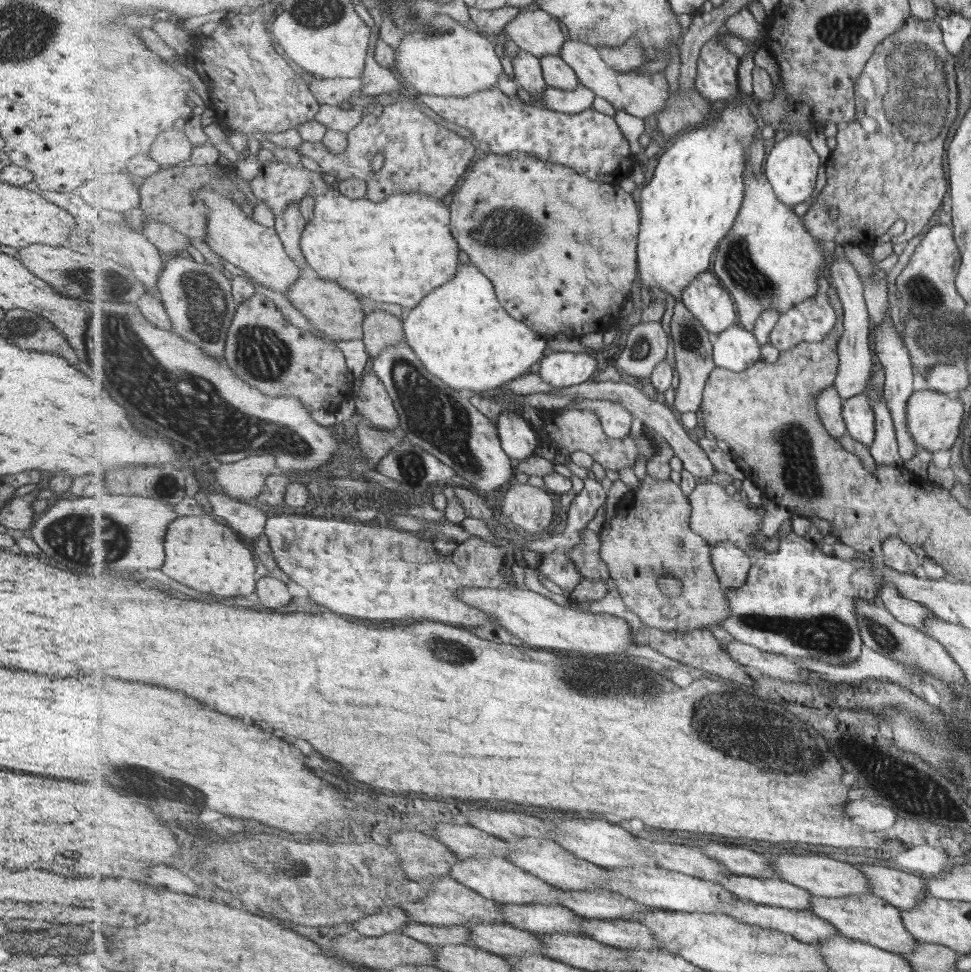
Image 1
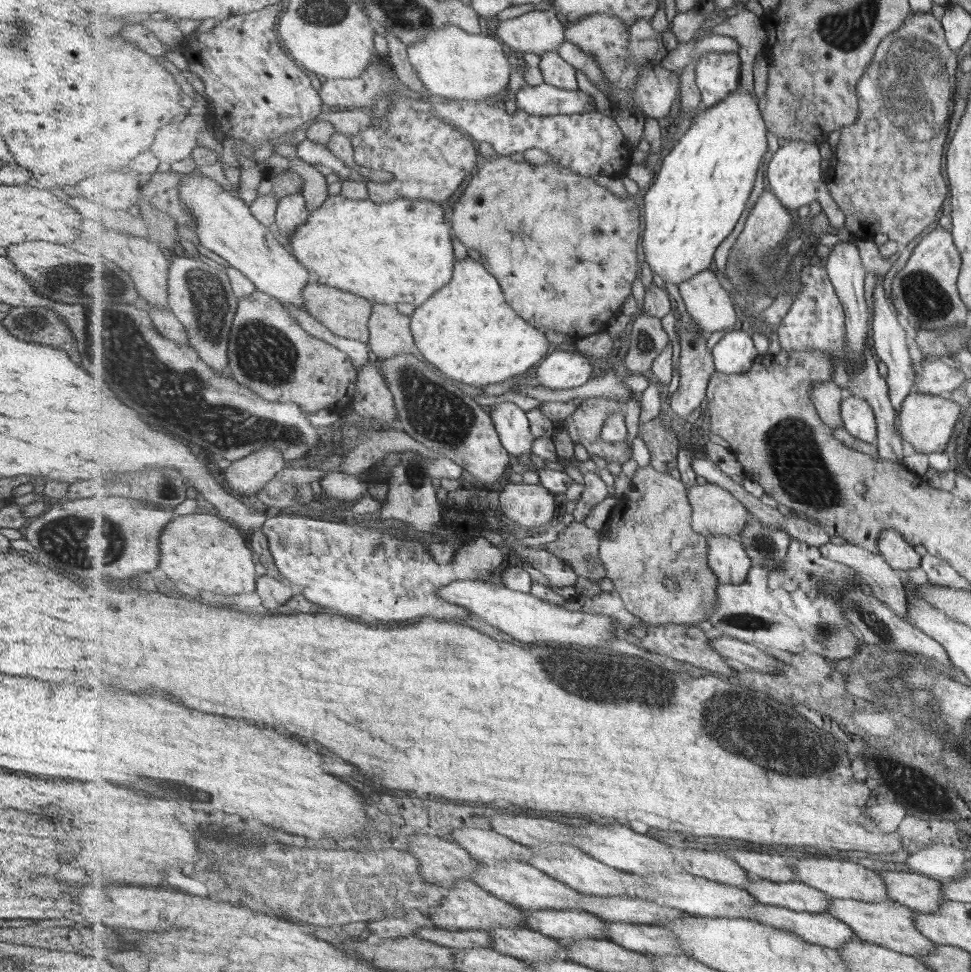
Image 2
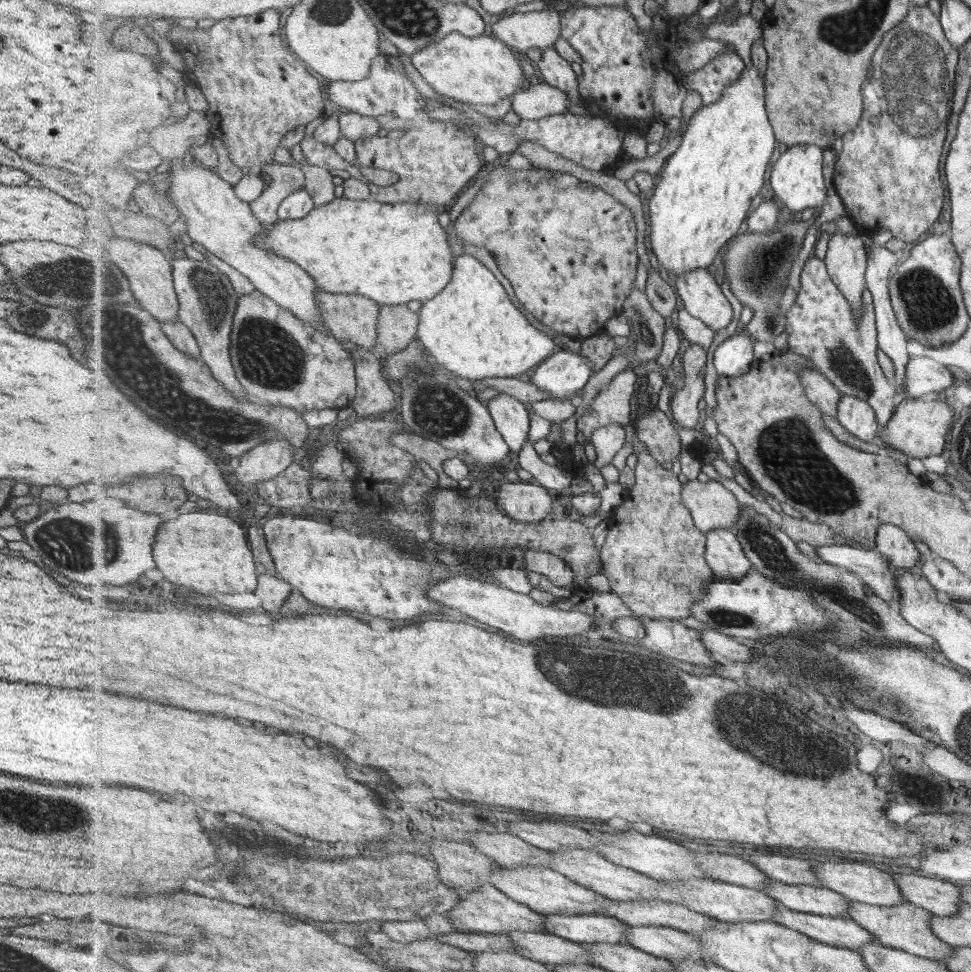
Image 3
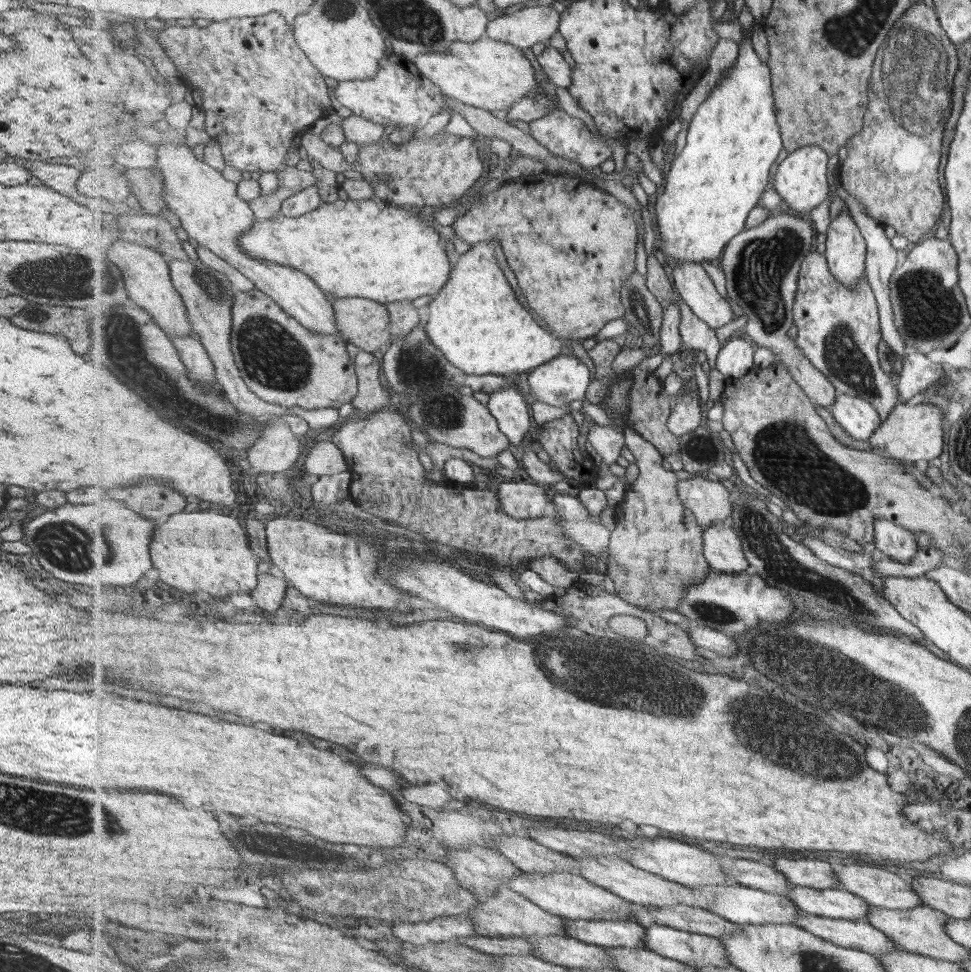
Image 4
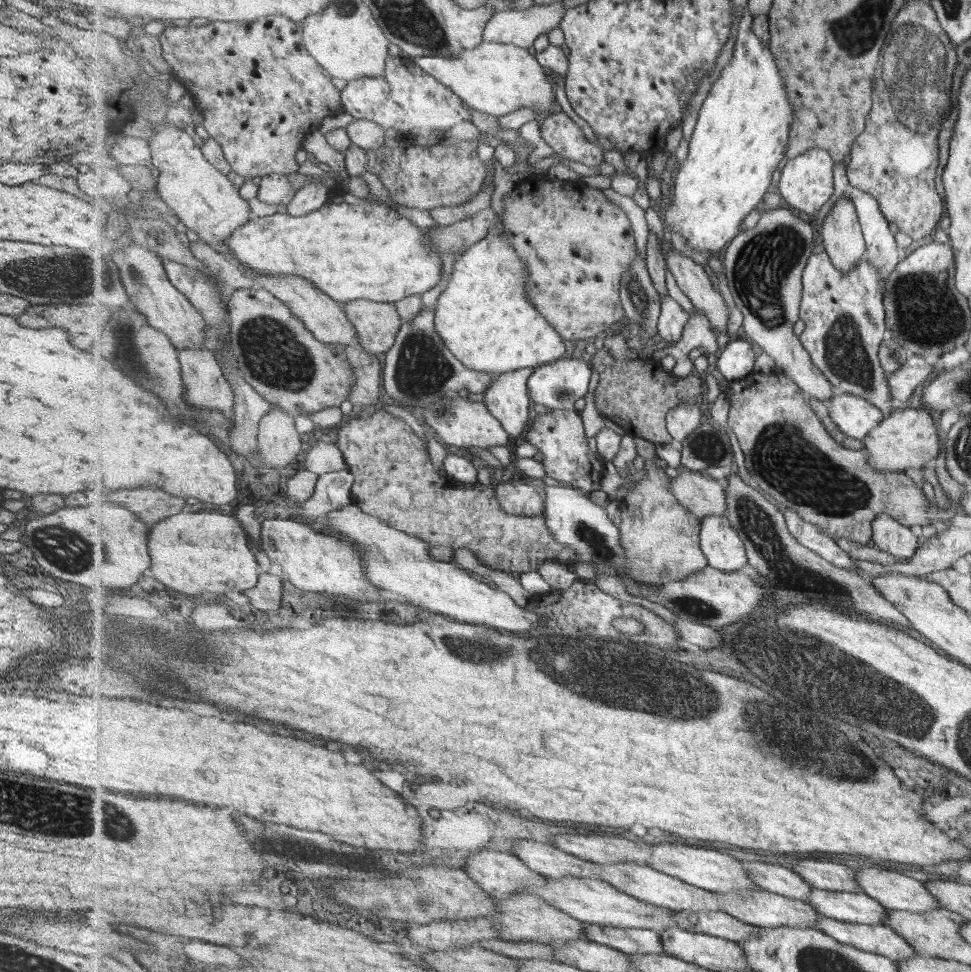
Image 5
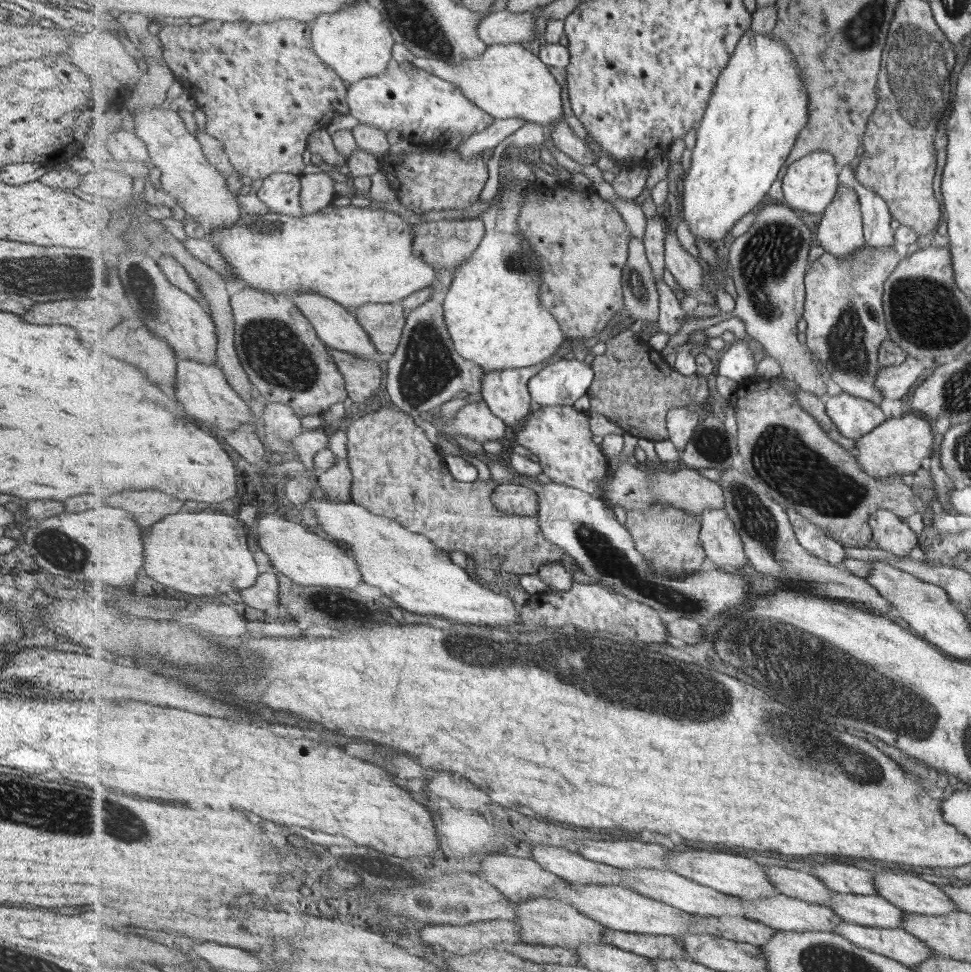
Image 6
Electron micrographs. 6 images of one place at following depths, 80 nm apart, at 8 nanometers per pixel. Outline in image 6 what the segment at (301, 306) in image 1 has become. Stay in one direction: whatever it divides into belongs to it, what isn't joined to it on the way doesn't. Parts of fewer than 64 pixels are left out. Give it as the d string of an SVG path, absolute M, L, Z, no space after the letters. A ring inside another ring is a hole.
M402 302L367 303L353 310L358 321L372 336L372 341L380 352L394 352L400 347L405 325L408 323L407 311Z

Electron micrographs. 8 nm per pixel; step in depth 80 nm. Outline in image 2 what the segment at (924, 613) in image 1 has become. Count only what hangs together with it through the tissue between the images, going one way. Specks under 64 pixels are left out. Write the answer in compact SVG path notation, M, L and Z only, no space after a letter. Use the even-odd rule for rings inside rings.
M849 542L844 545L826 544L821 549L821 552L823 557L829 557L830 560L841 562L851 567L851 569L857 570L859 576L862 577L863 584L869 588L871 594L876 598L879 598L879 600L883 601L885 604L888 604L896 612L897 616L907 620L909 616L909 598L906 594L906 588L903 586L903 578L905 575L900 571L891 568L884 560L881 553L875 554L869 552L869 550Z

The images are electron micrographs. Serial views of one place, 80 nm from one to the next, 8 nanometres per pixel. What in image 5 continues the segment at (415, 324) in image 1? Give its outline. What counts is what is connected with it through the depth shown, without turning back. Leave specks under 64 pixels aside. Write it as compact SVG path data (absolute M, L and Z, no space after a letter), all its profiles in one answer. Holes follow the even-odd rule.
M495 224L489 234L454 260L454 268L447 286L435 303L436 327L453 356L471 370L490 372L496 376L524 368L541 367L557 361L567 346L564 337L533 304L528 292L530 268L519 256L506 235L503 224Z

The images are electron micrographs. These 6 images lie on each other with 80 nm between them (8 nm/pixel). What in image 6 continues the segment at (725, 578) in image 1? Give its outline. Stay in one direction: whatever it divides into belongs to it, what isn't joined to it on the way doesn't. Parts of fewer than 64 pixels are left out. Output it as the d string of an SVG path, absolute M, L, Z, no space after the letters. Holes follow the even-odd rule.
M705 509L699 519L702 522L700 537L708 558L717 567L731 566L742 569L748 561L744 540L727 509Z

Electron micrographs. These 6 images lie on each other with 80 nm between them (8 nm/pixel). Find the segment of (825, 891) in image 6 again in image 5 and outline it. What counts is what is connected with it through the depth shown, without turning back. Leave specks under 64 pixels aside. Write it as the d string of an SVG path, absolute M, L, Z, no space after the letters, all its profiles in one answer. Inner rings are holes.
M765 860L765 862L746 861L744 867L750 872L751 878L761 890L807 901L815 889L811 883L808 883L789 865L775 864L775 862Z

